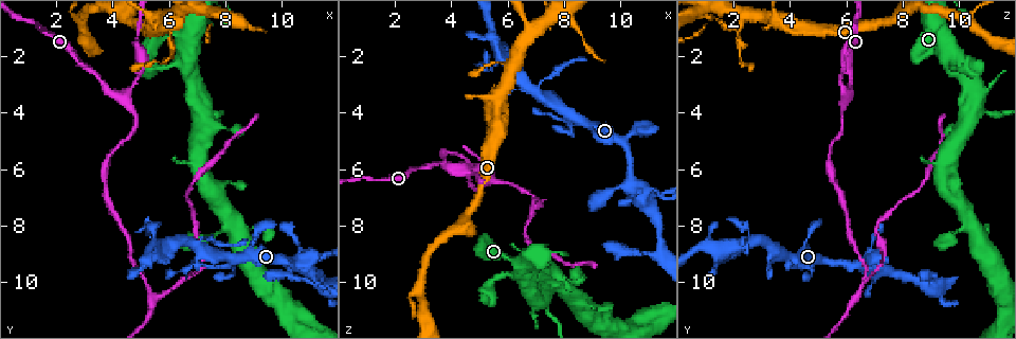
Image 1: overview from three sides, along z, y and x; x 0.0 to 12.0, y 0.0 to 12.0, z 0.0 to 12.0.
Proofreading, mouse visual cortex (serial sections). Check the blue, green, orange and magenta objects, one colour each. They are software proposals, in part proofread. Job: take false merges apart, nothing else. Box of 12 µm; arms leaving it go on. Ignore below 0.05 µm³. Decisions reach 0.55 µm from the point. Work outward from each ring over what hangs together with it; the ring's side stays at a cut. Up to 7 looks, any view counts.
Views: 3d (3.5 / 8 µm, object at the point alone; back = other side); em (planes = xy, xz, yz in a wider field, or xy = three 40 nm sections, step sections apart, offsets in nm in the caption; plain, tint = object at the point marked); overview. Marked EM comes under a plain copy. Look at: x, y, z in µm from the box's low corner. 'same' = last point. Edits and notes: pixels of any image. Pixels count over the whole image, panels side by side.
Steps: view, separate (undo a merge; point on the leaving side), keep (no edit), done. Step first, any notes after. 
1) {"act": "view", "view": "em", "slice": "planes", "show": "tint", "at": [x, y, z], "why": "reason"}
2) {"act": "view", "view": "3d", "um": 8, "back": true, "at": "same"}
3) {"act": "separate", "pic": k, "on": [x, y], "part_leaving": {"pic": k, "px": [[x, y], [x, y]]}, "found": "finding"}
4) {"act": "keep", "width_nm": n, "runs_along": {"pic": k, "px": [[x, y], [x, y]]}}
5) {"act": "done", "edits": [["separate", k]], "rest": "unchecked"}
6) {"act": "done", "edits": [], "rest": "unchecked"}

{"act": "view", "view": "3d", "um": 3.5, "at": [4.2, 3.5, 6.0], "why": "three arms meet"}

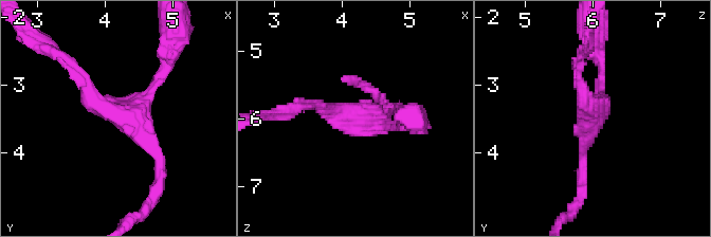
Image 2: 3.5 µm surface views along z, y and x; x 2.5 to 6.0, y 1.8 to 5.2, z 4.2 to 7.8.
{"act": "view", "view": "em", "slice": "xy", "step": 2, "show": "tint", "at": [4.30, 3.45, 6.00], "arms": 3, "arm_widths_nm": [150, 150, 200]}

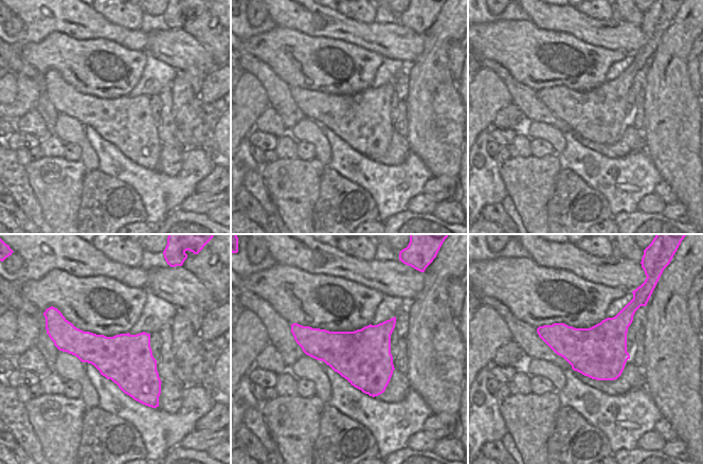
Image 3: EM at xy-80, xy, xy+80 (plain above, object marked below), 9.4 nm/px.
{"act": "keep", "runs_along": {"pic": 2, "px": [[76, 74], [147, 140], [160, 176]]}, "found": "all the same cell"}

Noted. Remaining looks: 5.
{"act": "view", "view": "3d", "um": 3.5, "back": true, "at": [11.0, 10.0, 9.0], "why": "a narrow waist"}

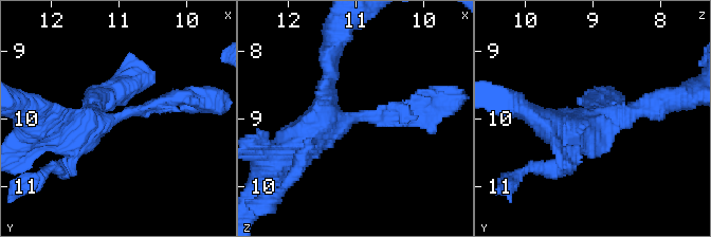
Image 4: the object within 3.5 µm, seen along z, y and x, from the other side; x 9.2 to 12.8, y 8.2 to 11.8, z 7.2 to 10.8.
{"act": "view", "view": "em", "slice": "planes", "show": "tint", "at": [10.90, 9.95, 8.95]}

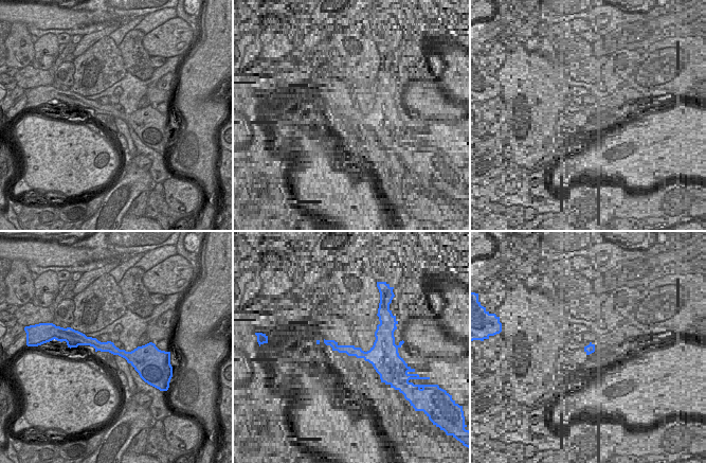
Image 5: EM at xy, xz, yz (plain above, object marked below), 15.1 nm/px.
{"act": "keep", "runs_along": {"pic": 4, "px": [[325, 85], [338, 122], [425, 106]]}, "found": "all the same cell"}

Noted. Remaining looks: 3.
{"act": "view", "view": "3d", "um": 3.5, "at": [5.4, 10.5, 6.4], "why": "arms part here"}

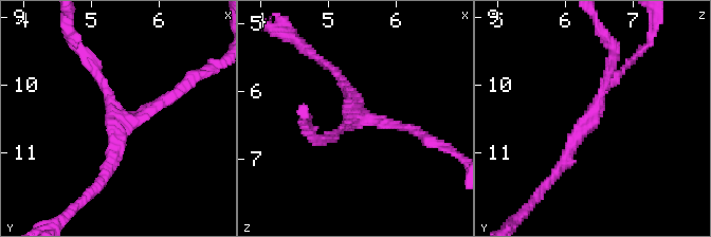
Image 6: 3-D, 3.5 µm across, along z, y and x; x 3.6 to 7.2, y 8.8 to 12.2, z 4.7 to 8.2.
{"act": "view", "view": "em", "slice": "xy", "step": 5, "show": "tint", "at": [5.40, 10.45, 6.45], "arms": 3, "arm_widths_nm": [150, 150, 200], "why": "now the EM"}

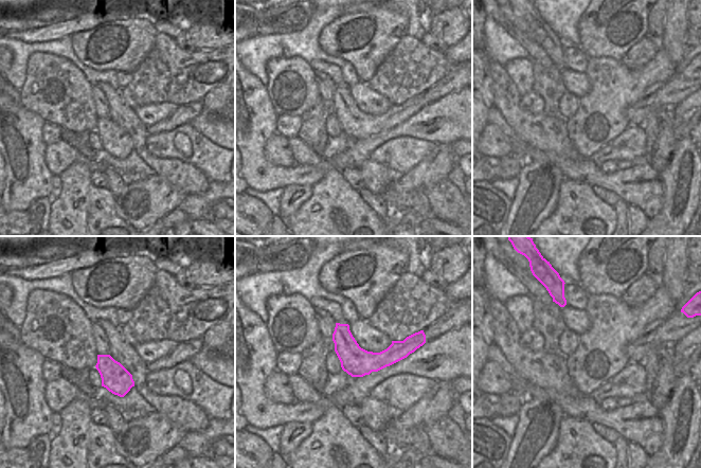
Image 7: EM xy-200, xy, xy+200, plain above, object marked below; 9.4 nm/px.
{"act": "keep", "width_nm": 280, "runs_along": {"pic": 7, "px": [[335, 336], [358, 358], [409, 346]]}, "found": "all the same cell"}

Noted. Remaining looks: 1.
{"act": "done", "edits": [], "rest": "unchecked"}

